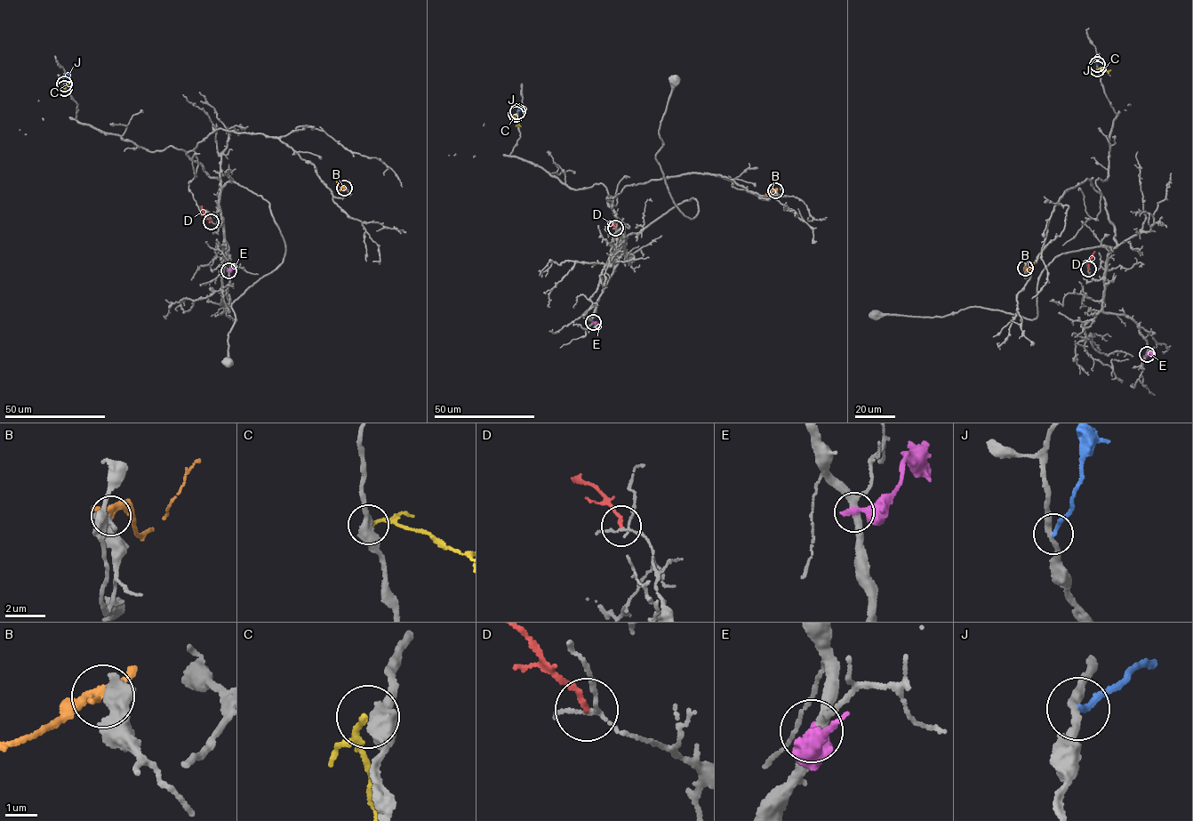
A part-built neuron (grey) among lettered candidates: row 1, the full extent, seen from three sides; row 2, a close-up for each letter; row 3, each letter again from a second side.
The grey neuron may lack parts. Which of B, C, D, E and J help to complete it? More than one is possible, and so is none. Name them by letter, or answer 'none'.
none

